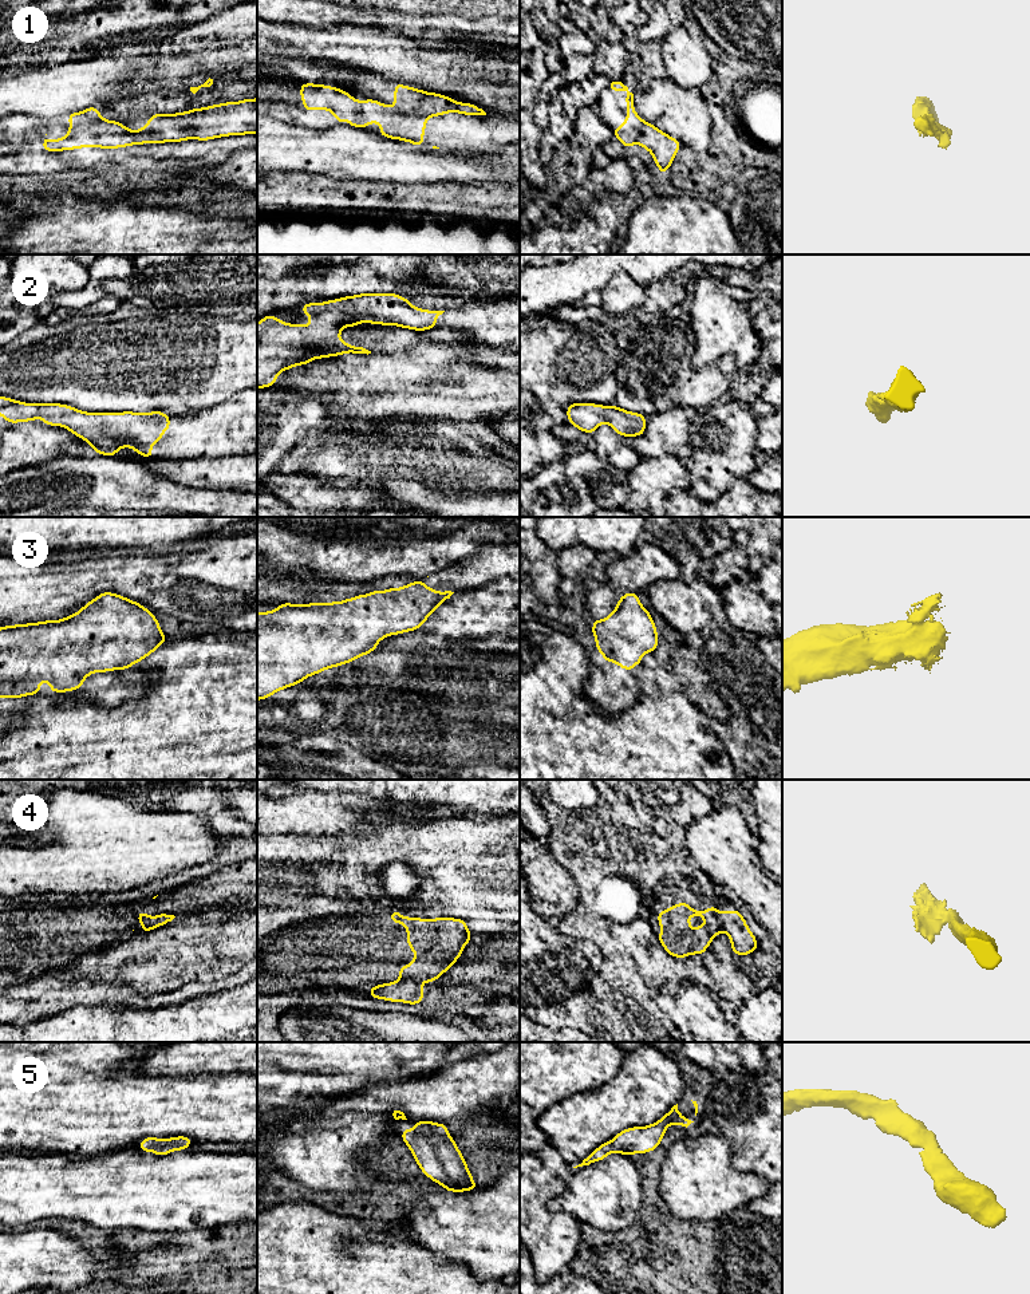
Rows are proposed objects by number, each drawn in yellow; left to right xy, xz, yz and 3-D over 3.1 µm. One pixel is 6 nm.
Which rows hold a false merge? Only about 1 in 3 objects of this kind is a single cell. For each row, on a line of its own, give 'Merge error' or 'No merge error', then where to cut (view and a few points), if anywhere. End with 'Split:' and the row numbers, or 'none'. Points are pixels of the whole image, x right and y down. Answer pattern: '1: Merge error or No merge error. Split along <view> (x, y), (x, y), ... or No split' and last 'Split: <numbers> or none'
1: Merge error. Split along xz (397, 107), (423, 111), (431, 115)
2: No merge error. No split
3: No merge error. No split
4: Merge error. Split along xz (399, 979), (414, 979), (417, 982)
5: No merge error. No split
Split: 1, 4

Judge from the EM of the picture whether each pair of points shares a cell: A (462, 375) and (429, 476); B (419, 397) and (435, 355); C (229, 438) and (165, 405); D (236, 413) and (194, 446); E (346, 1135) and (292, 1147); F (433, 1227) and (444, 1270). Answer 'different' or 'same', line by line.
A: different
B: same
C: different
D: same
E: same
F: different

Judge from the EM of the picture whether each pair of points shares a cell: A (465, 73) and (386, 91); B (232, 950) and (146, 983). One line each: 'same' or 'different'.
A: different
B: same

